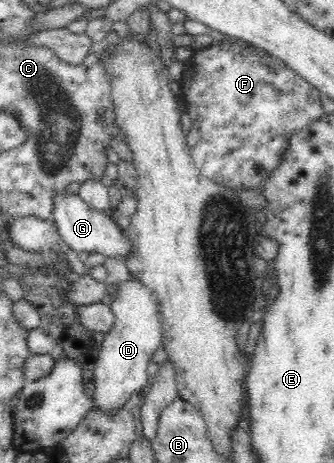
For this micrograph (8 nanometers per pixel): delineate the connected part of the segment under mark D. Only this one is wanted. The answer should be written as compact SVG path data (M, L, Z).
M132 275L125 282L118 281L112 288L110 311L113 315L112 329L104 334L101 350L94 368L95 389L93 404L106 413L112 413L123 406L128 397L139 392L150 380L148 363L155 351L164 348L164 324L160 319L160 306L152 291L140 279Z

